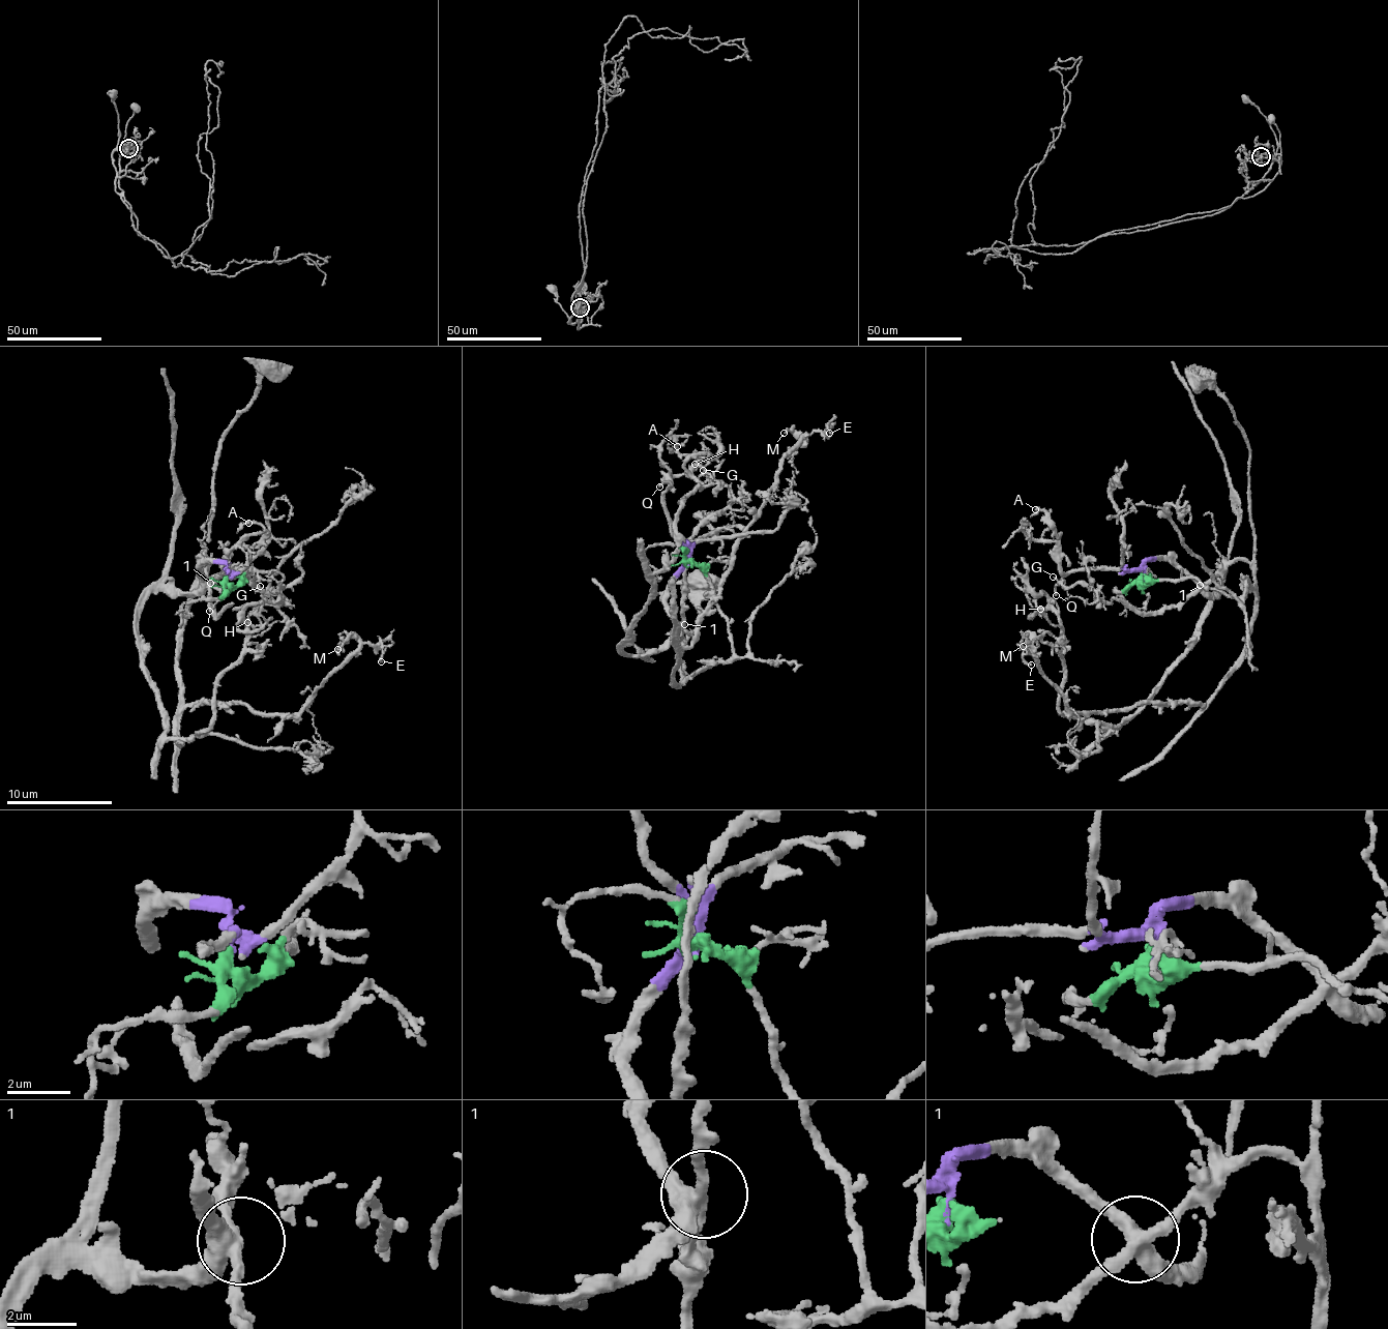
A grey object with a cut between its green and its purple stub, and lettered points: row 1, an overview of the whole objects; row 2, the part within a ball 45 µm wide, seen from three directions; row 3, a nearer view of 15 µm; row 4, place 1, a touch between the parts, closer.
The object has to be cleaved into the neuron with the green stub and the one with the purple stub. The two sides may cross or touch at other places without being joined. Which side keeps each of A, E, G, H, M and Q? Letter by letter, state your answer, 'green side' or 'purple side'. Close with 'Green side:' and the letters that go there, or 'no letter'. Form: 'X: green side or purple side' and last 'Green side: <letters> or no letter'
A: purple side
E: green side
G: green side
H: purple side
M: green side
Q: purple side
Green side: E, G, M

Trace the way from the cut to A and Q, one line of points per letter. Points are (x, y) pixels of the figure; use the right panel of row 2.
A: (1143, 577), (1141, 572), (1110, 568), (1066, 573), (1060, 563), (1061, 535), (1053, 529), (1050, 519), (1034, 509)
Q: (1143, 577), (1141, 572), (1110, 568), (1074, 570), (1056, 584), (1057, 595)

